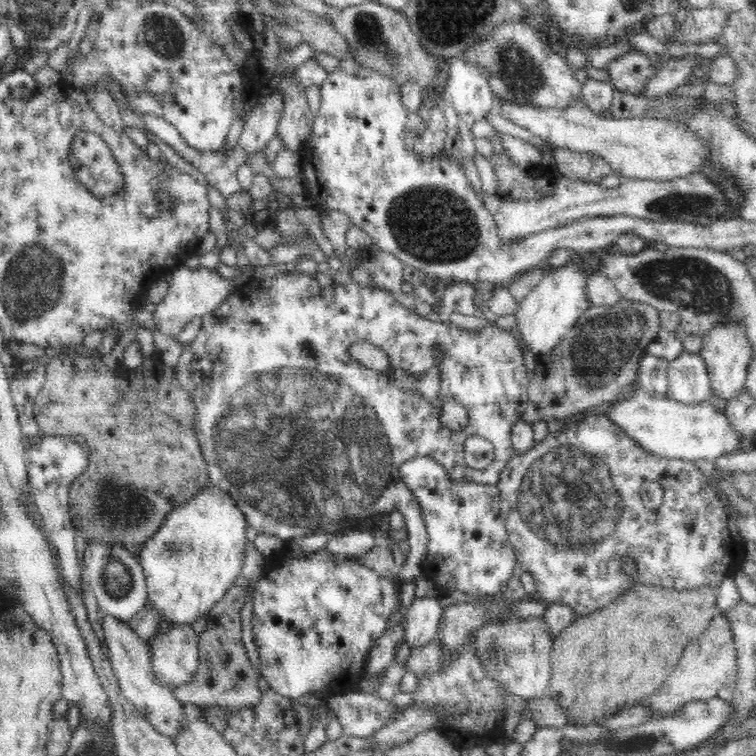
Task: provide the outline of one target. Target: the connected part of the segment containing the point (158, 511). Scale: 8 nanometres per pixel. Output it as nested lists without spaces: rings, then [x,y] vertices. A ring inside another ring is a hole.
[[[152,353],[150,358],[143,358],[142,366],[135,371],[128,370],[124,365],[118,366],[116,371],[104,364],[98,356],[55,356],[52,360],[45,361],[47,370],[45,371],[44,388],[38,392],[34,400],[34,416],[39,425],[41,435],[45,437],[72,437],[83,436],[86,444],[83,447],[89,454],[86,468],[72,481],[69,486],[68,497],[70,497],[70,518],[73,524],[80,522],[80,534],[84,534],[86,541],[98,544],[119,544],[129,550],[135,558],[139,559],[140,550],[144,542],[148,542],[151,536],[158,532],[166,516],[174,508],[195,497],[206,487],[210,487],[209,473],[206,472],[206,461],[200,448],[197,438],[197,417],[196,406],[190,394],[175,380],[175,367],[168,368],[157,353]]]

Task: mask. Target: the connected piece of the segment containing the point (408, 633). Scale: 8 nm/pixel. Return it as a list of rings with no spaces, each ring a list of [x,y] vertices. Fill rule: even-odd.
[[[436,597],[415,598],[405,609],[404,643],[418,648],[435,641],[442,613]]]

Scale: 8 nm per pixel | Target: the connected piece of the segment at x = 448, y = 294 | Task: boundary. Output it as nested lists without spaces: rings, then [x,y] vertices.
[[[469,282],[447,283],[446,288],[440,297],[440,312],[451,314],[459,312],[464,315],[473,315],[476,310],[474,298],[476,298],[476,289]]]

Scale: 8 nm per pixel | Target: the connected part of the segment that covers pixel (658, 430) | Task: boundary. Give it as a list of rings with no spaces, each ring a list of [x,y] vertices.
[[[639,389],[630,393],[628,400],[614,404],[605,413],[622,432],[626,432],[638,445],[654,456],[660,455],[691,461],[701,458],[713,461],[717,456],[748,447],[748,441],[745,443],[745,438],[741,438],[741,434],[730,425],[725,411],[715,410],[708,401],[702,402],[702,404],[681,404],[667,396],[655,397]]]

